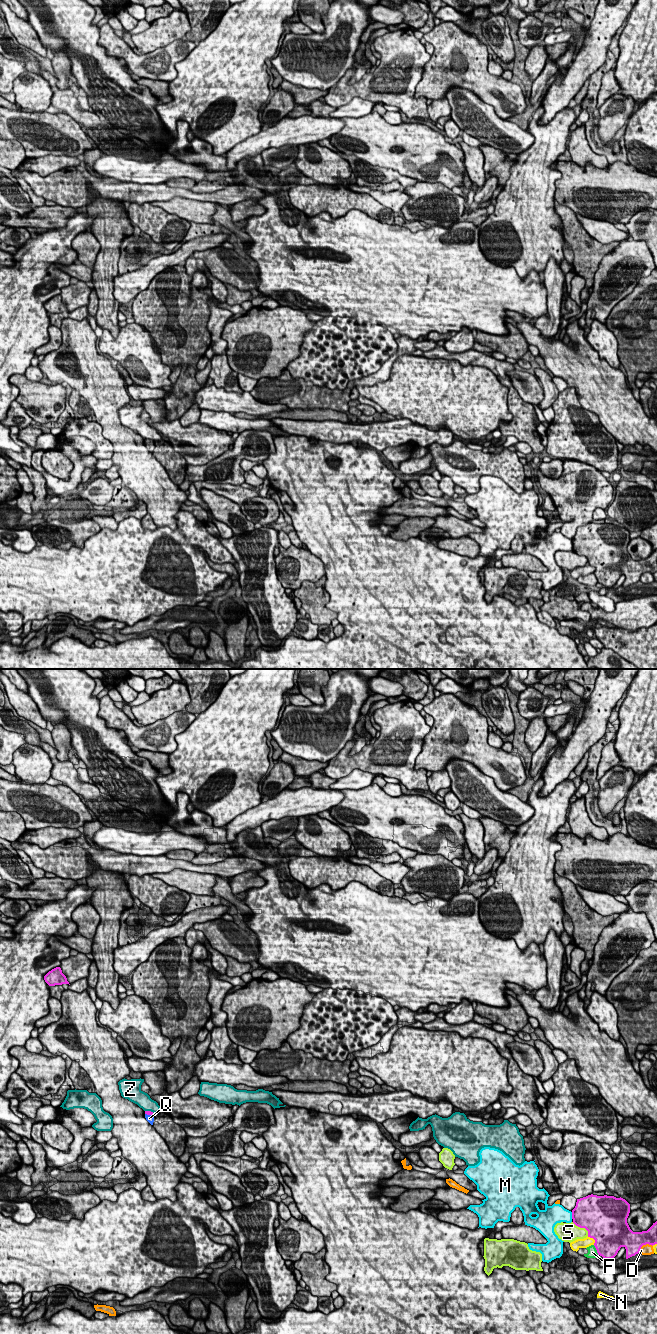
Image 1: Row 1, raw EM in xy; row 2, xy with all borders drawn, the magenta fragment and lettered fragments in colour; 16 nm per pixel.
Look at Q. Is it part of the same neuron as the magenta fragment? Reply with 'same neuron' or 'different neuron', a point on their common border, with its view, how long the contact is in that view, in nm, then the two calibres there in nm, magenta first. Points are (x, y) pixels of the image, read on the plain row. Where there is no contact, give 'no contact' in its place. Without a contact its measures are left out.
same neuron; meets magenta in xy at (149, 442); contact 150 nm long; 60 nm thick on the magenta side, 120 nm on the other

